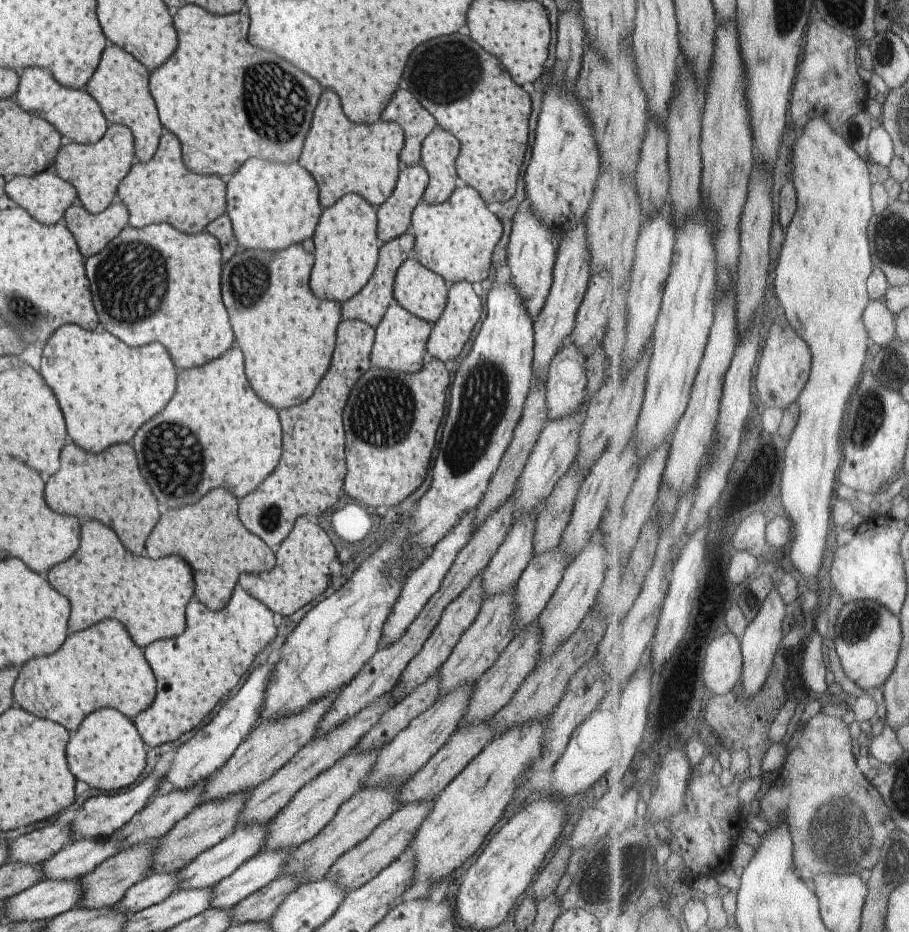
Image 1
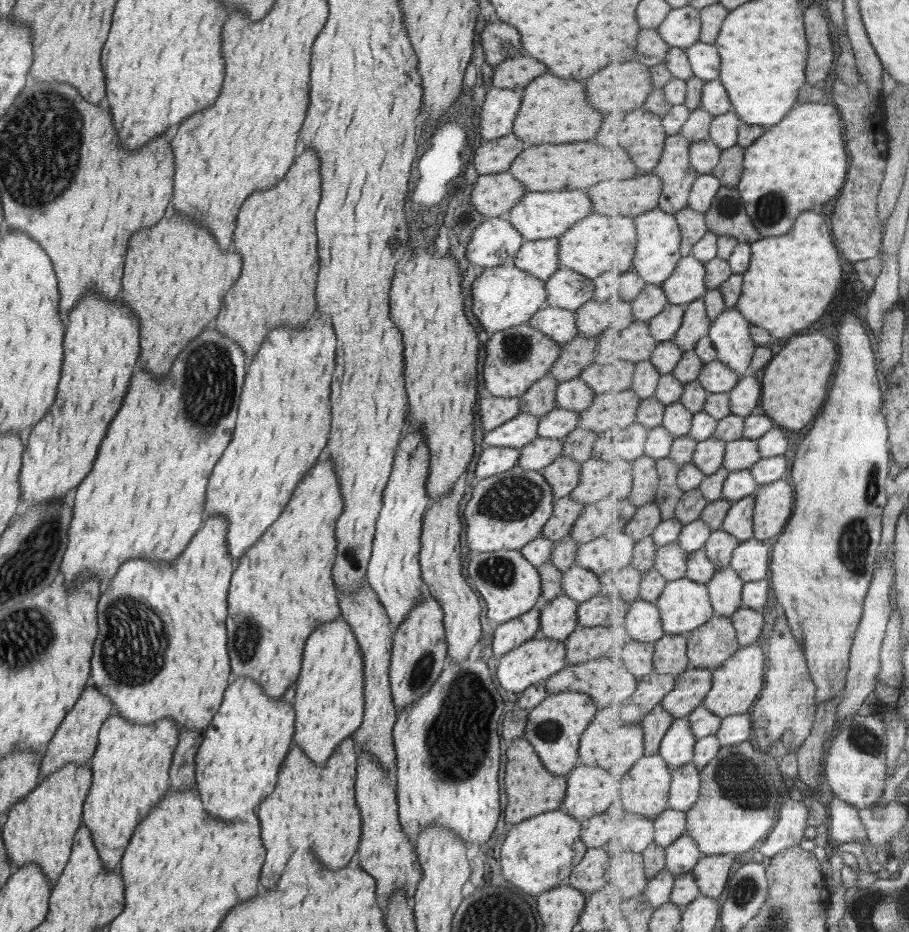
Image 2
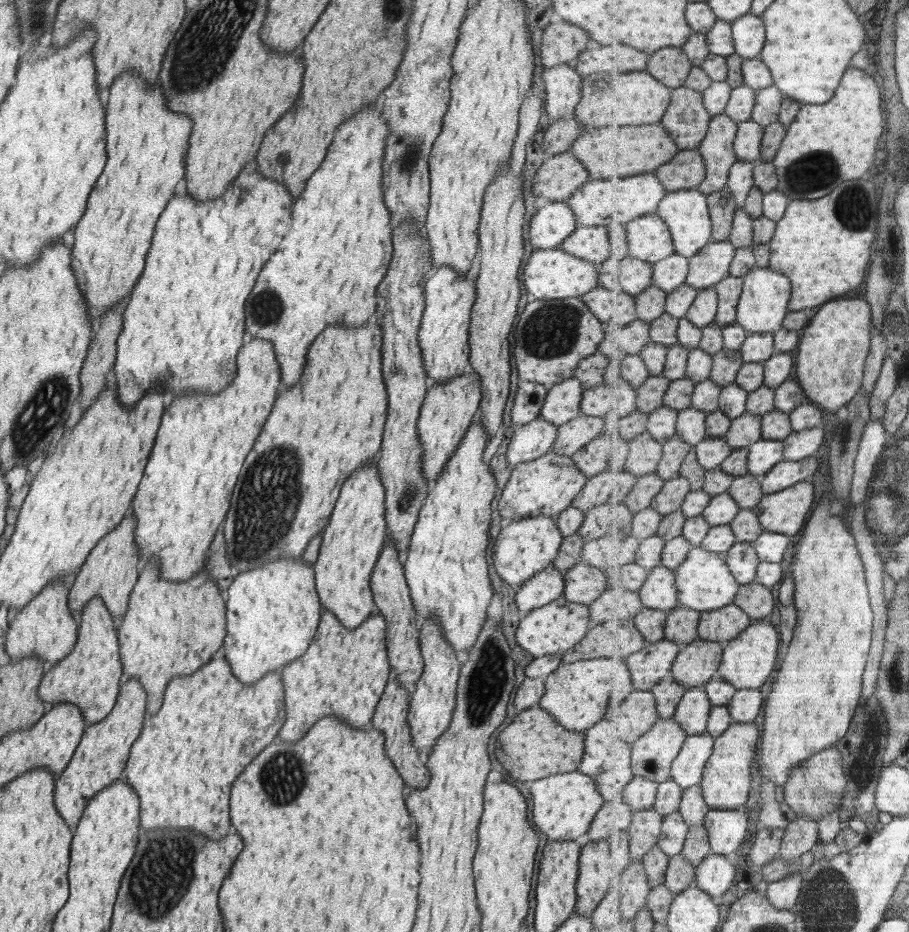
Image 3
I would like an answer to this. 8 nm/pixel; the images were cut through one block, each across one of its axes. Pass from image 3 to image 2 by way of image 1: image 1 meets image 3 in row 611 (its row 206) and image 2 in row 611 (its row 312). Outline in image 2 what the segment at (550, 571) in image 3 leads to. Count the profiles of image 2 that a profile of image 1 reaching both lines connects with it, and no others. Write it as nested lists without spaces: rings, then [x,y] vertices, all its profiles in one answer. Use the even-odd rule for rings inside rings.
[[[539,596],[536,603],[525,614],[508,620],[503,624],[493,626],[492,650],[495,659],[509,653],[509,650],[513,650],[513,648],[523,644],[531,637],[538,635],[539,608],[541,608],[544,601]]]

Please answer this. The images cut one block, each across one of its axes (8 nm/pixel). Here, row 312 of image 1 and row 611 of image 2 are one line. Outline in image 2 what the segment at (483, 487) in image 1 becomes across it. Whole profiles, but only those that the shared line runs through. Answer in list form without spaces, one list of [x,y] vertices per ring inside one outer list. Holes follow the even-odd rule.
[[[517,550],[471,553],[467,578],[483,598],[485,616],[493,626],[525,614],[540,596],[540,578],[537,569]]]

